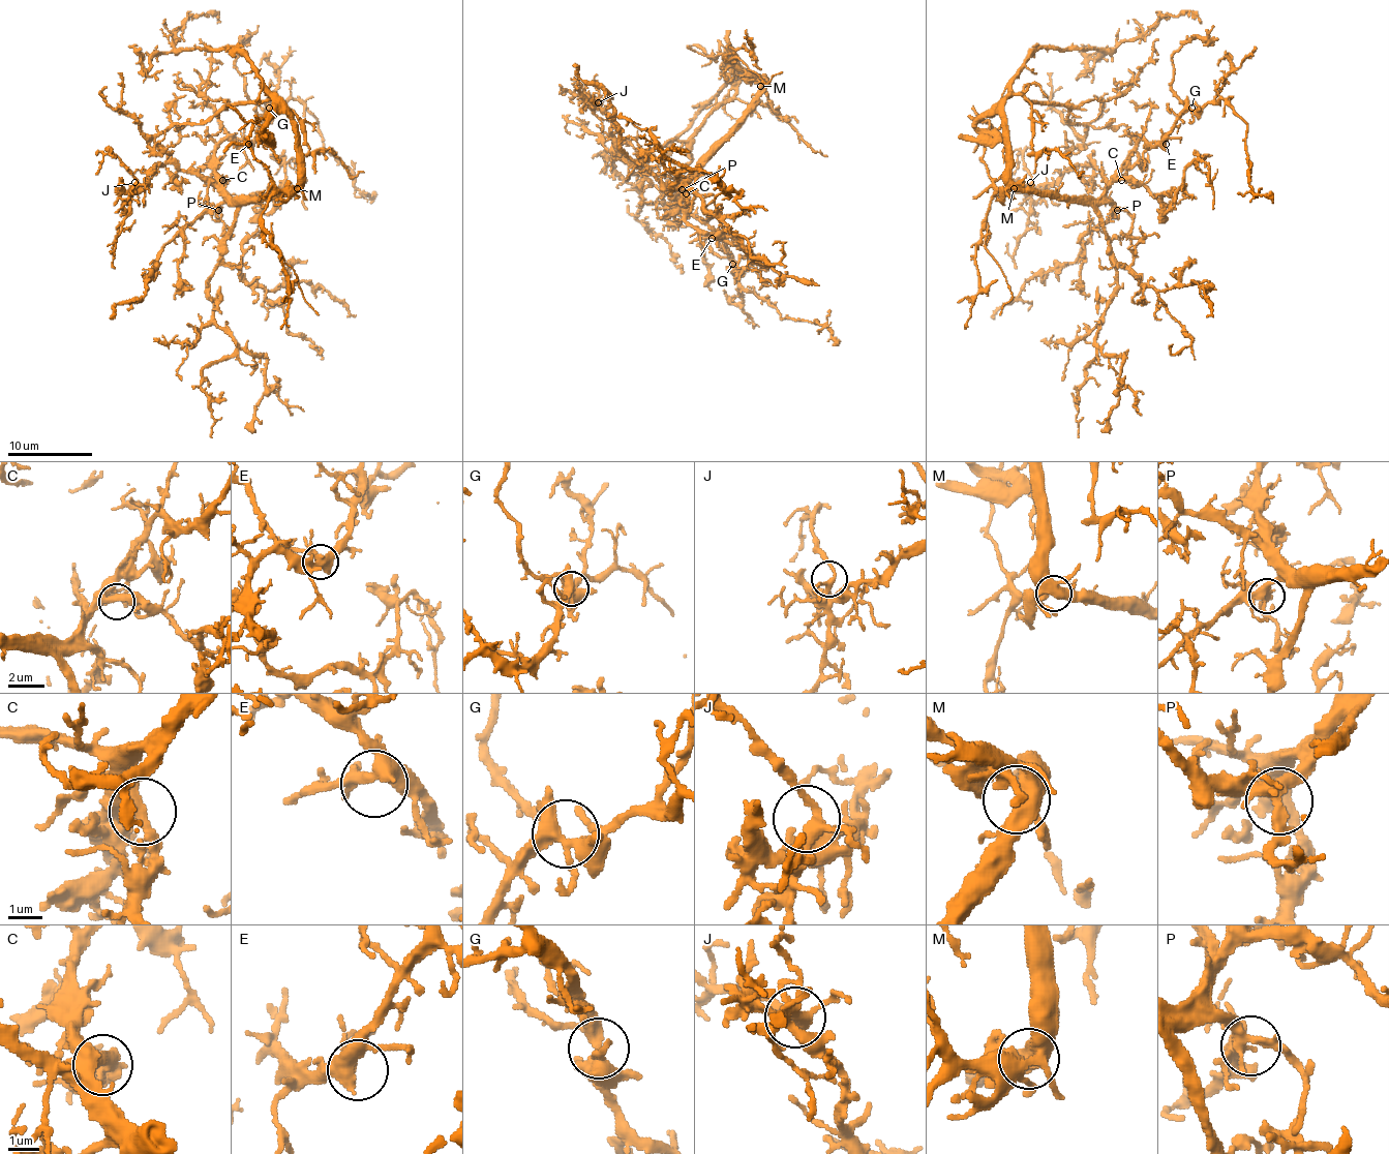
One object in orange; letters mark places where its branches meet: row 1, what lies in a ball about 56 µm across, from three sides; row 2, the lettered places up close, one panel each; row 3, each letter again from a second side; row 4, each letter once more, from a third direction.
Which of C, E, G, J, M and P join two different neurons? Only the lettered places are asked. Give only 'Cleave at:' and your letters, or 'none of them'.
Cleave at: none of them

